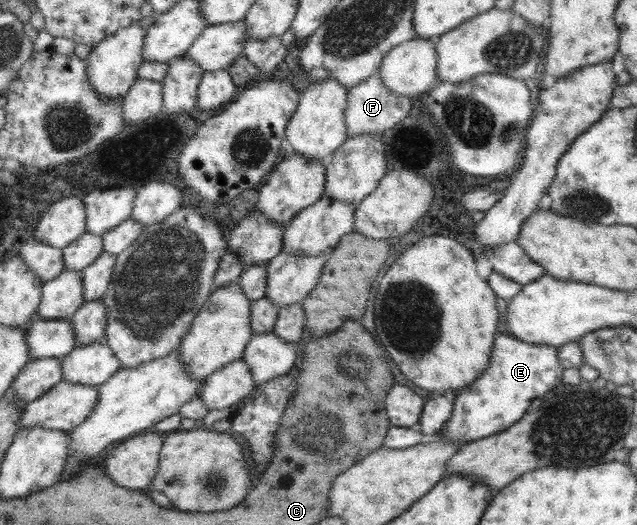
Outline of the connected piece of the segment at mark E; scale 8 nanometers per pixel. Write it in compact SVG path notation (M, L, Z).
M497 332L488 368L477 381L457 391L451 417L439 435L466 444L502 432L527 413L533 399L542 398L559 384L563 371L558 348L531 345L513 334Z

